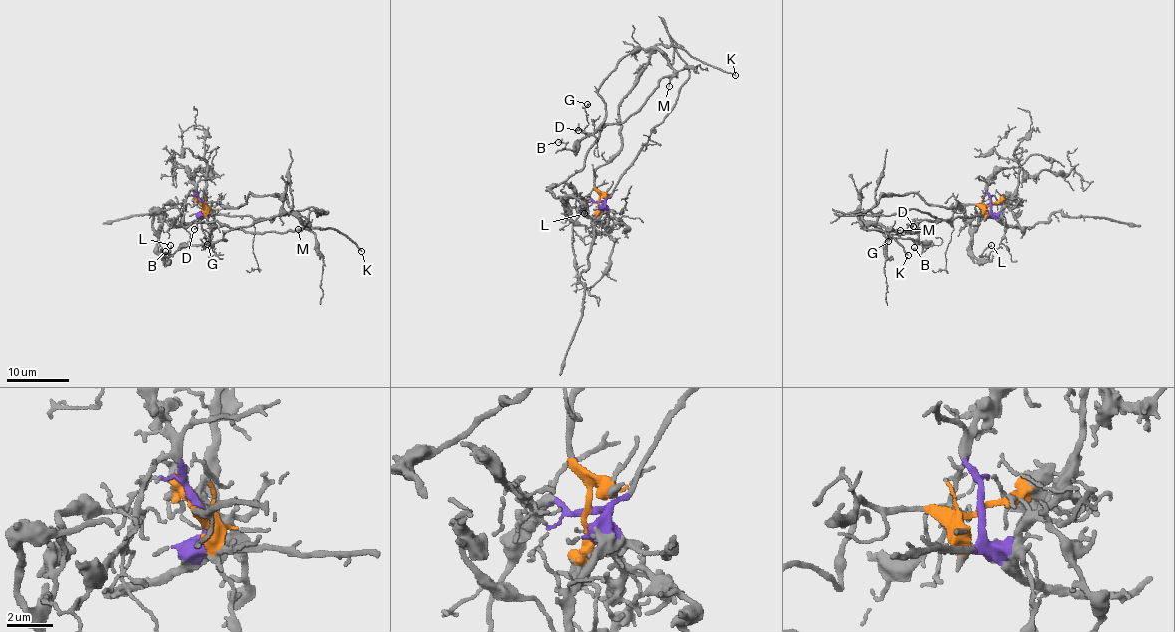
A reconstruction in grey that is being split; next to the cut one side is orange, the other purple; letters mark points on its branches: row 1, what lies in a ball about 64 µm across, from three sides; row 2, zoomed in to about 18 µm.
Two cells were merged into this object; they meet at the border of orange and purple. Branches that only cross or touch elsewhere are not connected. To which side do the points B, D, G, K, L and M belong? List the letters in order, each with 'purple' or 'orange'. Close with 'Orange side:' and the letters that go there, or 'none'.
B: orange
D: orange
G: orange
K: orange
L: orange
M: orange
Orange side: B, D, G, K, L, M

